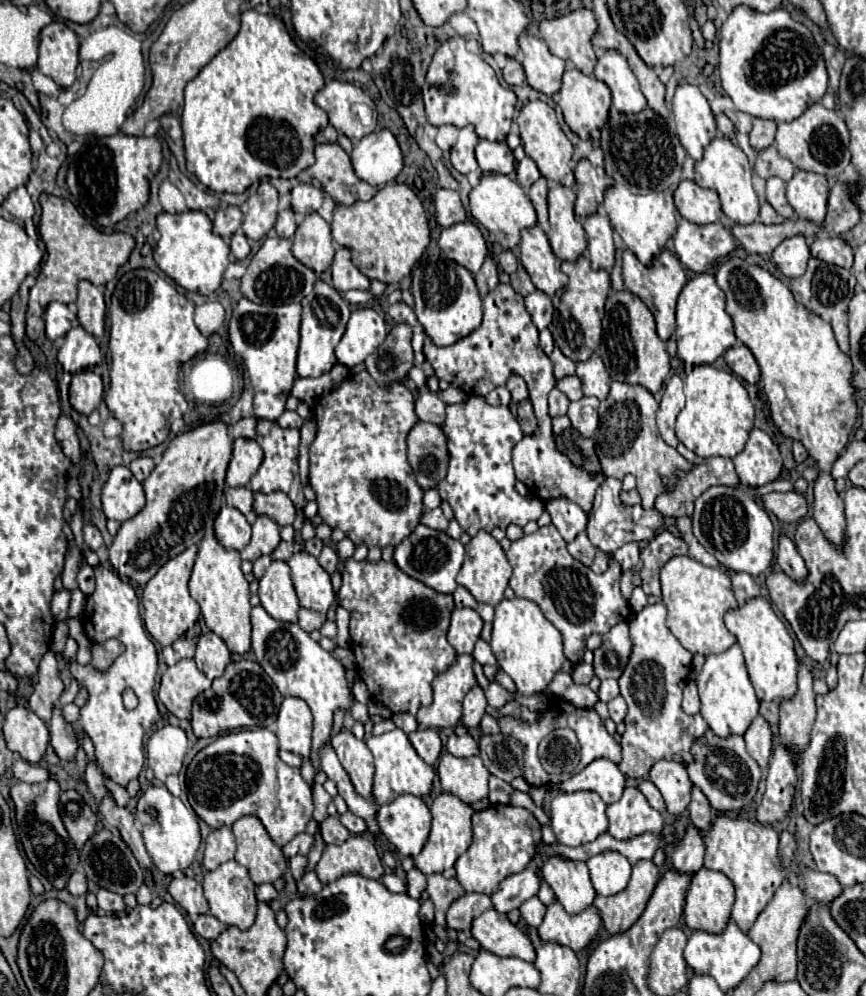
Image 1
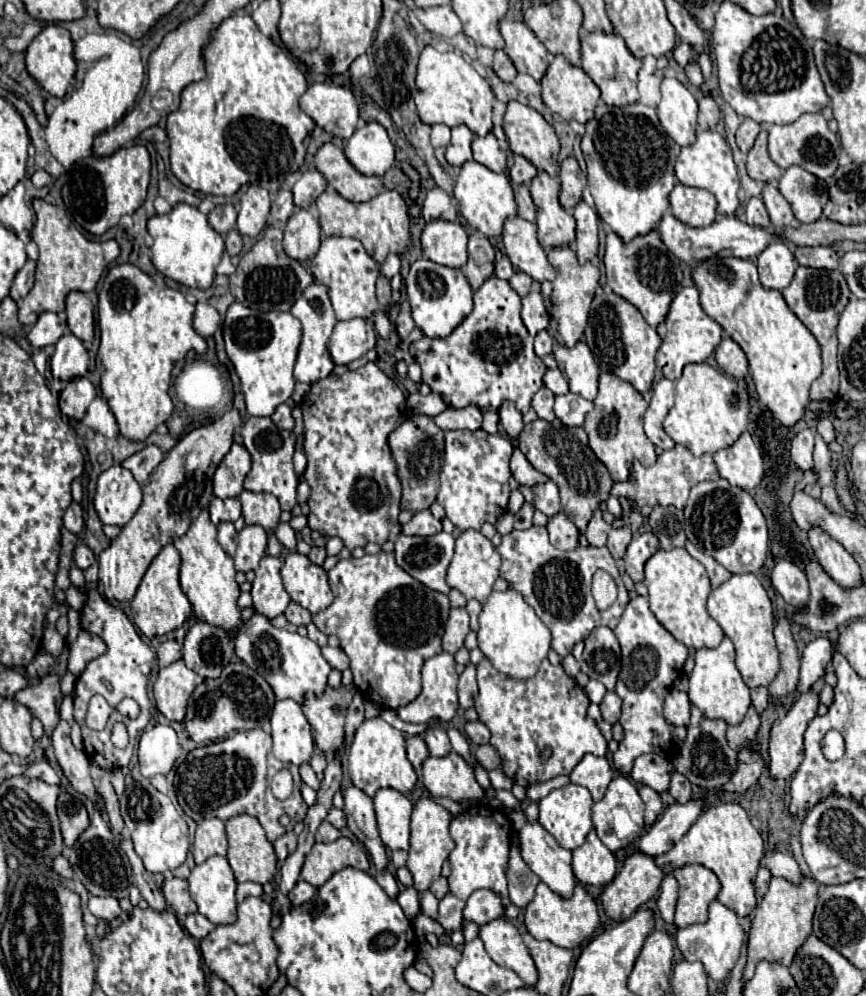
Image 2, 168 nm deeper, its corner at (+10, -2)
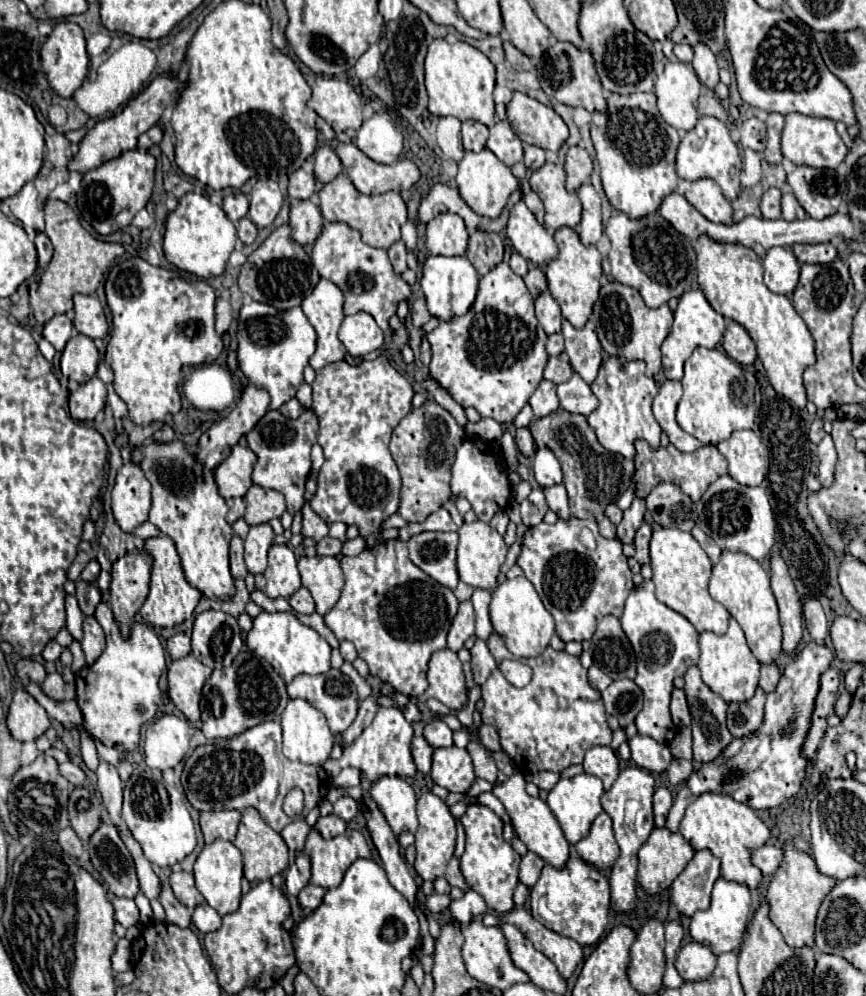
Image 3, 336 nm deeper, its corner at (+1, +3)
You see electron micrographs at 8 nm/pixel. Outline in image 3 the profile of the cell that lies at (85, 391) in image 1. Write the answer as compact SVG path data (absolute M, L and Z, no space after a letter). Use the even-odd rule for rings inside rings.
M93 376L89 382L81 384L69 396L70 416L79 422L93 420L105 408L105 400L107 400L107 388L97 376Z

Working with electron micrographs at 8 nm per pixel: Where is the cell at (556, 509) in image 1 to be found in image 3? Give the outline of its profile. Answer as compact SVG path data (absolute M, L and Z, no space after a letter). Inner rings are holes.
M537 448L533 470L535 470L535 480L539 482L541 488L563 482L561 464L559 464L557 456L551 452L551 448Z

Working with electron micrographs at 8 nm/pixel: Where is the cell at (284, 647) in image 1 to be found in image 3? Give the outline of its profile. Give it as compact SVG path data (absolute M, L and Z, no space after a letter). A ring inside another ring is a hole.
M261 612L247 634L247 646L265 658L285 682L291 682L297 674L323 674L331 668L331 646L311 626L299 622L295 612Z

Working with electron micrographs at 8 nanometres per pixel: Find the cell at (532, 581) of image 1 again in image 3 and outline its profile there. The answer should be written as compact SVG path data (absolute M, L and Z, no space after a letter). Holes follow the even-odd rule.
M571 516L569 520L559 518L555 524L541 522L531 526L525 532L517 564L533 582L545 608L555 618L555 632L563 642L591 640L597 616L603 614L603 608L607 608L607 614L619 618L623 614L625 598L633 590L631 570L621 552L621 542L617 538L603 538L593 518L581 520ZM585 526L591 528L597 538L597 550L593 552L579 542L579 532Z

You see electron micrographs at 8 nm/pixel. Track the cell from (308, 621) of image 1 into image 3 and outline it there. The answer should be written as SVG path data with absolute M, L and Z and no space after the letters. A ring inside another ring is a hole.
M301 586L291 598L289 598L289 604L295 612L299 614L313 614L315 612L315 604L313 604L313 598L309 594L309 590L305 586Z

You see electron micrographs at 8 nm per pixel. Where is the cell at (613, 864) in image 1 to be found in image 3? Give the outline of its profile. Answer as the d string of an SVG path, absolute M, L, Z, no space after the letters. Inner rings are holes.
M601 812L593 820L589 834L585 838L581 838L575 844L575 848L583 860L587 860L589 864L593 864L599 870L613 866L615 858L619 856L619 846L617 846L611 818L607 816L607 812Z

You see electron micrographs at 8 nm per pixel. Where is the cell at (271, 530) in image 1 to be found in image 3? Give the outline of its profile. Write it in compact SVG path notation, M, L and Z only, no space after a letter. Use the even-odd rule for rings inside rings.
M269 524L251 526L245 544L245 564L251 574L261 574L267 568L267 552L273 546L273 530Z

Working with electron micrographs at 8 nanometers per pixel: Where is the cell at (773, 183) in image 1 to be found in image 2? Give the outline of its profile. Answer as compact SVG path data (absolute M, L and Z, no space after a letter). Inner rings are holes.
M776 181L766 183L766 187L762 191L762 201L764 201L764 205L768 209L768 215L770 215L770 221L772 221L772 225L776 229L782 229L782 227L794 223L794 215L790 211L790 205L782 197L782 193L778 191L778 183Z

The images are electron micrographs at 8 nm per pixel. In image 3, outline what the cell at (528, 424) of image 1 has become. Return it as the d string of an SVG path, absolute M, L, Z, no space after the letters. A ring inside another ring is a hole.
M557 412L553 416L543 416L529 424L531 436L537 446L547 446L555 452L563 468L563 484L569 494L571 514L577 518L595 518L605 516L605 508L611 502L617 502L619 496L629 488L633 480L633 472L625 470L625 460L619 454L609 452L609 472L607 472L607 450L597 442L595 430L591 434L591 426L585 416Z

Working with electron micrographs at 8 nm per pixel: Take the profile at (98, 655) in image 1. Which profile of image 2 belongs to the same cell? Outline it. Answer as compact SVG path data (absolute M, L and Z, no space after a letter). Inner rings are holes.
M80 631L78 639L72 643L70 647L70 657L68 657L68 671L74 673L76 677L82 675L82 671L86 669L86 665L98 657L106 653L106 643L94 635L94 633L88 633L88 631Z

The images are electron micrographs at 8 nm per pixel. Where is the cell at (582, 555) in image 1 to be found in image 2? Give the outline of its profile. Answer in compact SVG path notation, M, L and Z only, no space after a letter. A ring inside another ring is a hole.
M564 513L552 517L548 521L546 529L550 533L550 543L556 549L562 549L562 551L576 549L576 545L578 545L578 529L576 529L576 525Z

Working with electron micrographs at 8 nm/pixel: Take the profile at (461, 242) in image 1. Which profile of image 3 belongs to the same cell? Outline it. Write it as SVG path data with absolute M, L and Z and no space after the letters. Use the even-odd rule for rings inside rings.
M451 212L435 216L427 222L425 246L431 254L441 256L463 256L467 252L467 228L465 222Z

